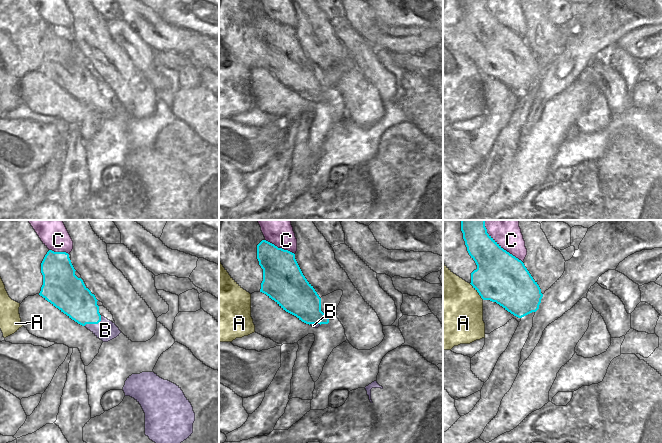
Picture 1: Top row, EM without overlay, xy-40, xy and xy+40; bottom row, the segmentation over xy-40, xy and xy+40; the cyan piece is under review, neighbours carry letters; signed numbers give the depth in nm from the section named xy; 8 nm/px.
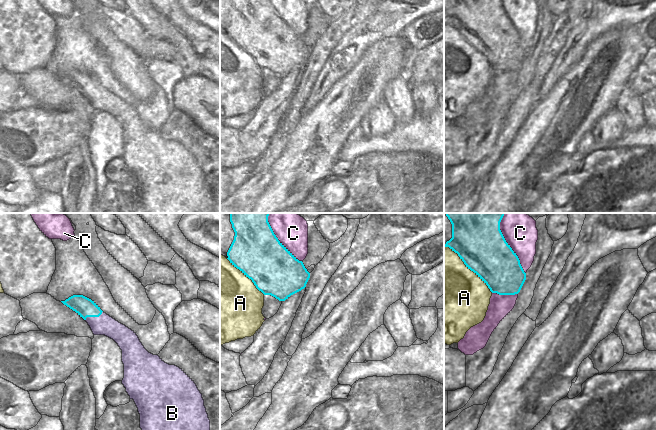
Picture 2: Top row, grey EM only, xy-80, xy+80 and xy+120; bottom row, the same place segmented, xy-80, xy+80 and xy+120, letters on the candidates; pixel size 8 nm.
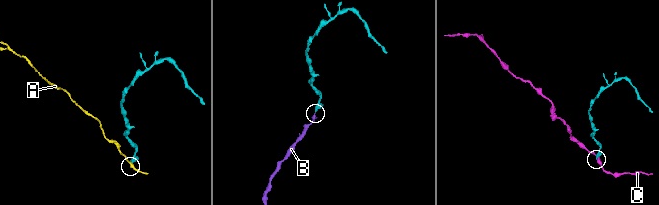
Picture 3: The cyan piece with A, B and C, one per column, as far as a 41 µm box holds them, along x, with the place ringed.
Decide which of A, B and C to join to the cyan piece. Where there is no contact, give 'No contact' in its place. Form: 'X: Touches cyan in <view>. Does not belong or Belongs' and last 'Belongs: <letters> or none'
A: Touches cyan in xy+40. Does not belong
B: Touches cyan in xy-40. Belongs
C: Touches cyan in xy+40. Does not belong
Belongs: B

